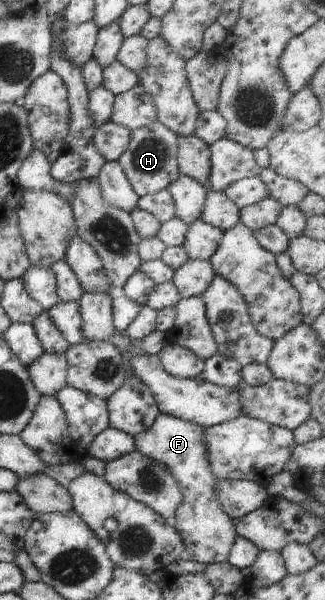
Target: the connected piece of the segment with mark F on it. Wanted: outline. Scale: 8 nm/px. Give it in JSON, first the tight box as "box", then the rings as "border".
{"box":[134,414,236,565],"border":[[[160,414],[155,424],[134,439],[138,453],[159,461],[173,477],[182,494],[182,503],[177,507],[170,522],[187,547],[188,559],[204,565],[227,563],[230,550],[236,541],[236,525],[223,510],[217,491],[222,481],[211,470],[205,442],[206,428],[183,419]]]}

